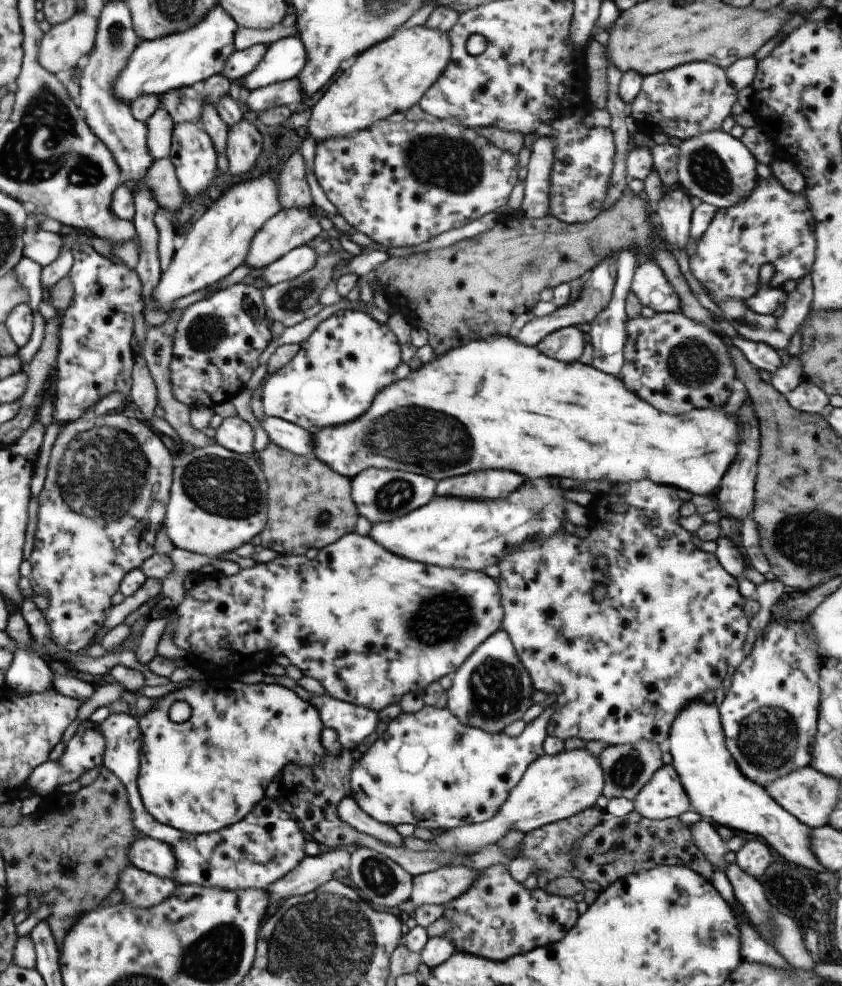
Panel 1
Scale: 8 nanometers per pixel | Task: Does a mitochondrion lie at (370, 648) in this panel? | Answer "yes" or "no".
no

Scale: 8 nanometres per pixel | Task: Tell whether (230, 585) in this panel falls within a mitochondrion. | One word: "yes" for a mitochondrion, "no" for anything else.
no

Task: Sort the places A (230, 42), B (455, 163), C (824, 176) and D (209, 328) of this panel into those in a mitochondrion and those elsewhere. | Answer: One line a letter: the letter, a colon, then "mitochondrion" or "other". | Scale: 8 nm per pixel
A: other
B: mitochondrion
C: other
D: mitochondrion

